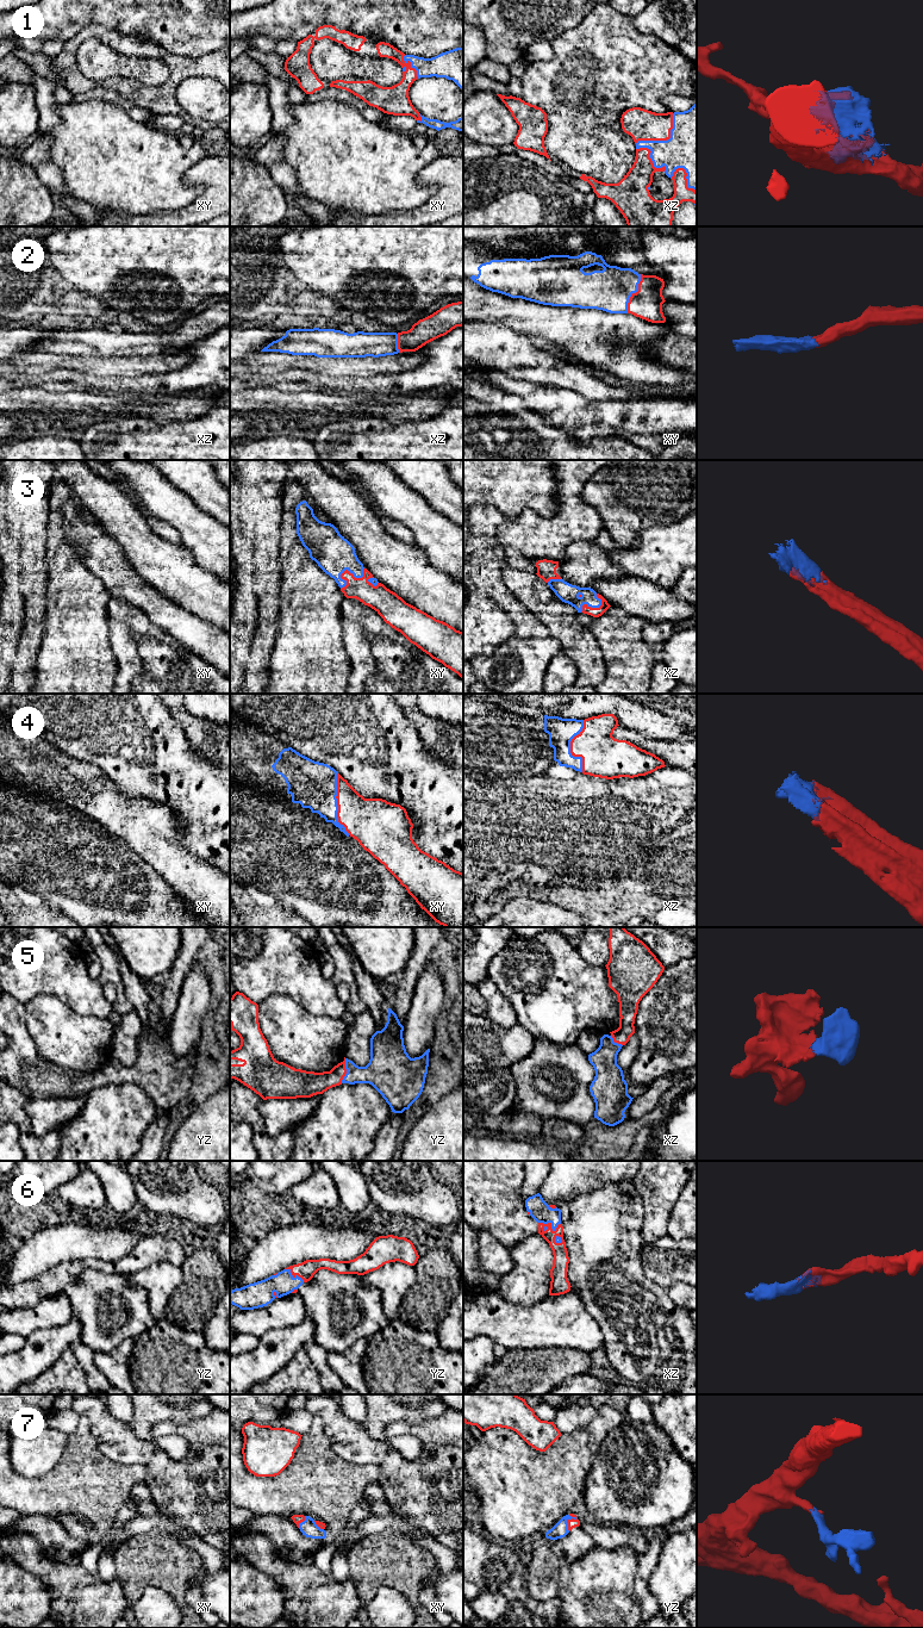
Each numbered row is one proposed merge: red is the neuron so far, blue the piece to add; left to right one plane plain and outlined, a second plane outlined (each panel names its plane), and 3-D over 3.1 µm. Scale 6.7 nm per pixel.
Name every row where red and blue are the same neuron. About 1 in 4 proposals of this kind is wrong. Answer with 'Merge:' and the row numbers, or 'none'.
Merge: 1, 2, 3, 4, 5, 6, 7

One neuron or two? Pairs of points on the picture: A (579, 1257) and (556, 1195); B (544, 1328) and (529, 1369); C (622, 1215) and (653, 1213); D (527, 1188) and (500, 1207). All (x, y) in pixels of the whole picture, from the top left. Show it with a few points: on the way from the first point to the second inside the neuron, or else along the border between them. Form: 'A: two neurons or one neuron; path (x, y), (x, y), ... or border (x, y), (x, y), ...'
A: two neurons; border (584, 1192), (565, 1201), (560, 1209)
B: two neurons; border (566, 1347), (521, 1347), (510, 1350)
C: two neurons; border (634, 1187), (643, 1205), (641, 1229), (643, 1242)
D: two neurons; border (525, 1173), (519, 1191), (519, 1195), (524, 1200)

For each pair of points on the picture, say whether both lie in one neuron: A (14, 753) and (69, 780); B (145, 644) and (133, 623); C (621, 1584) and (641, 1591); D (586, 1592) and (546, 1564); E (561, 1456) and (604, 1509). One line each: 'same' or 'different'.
A: same
B: different
C: different
D: different
E: different

